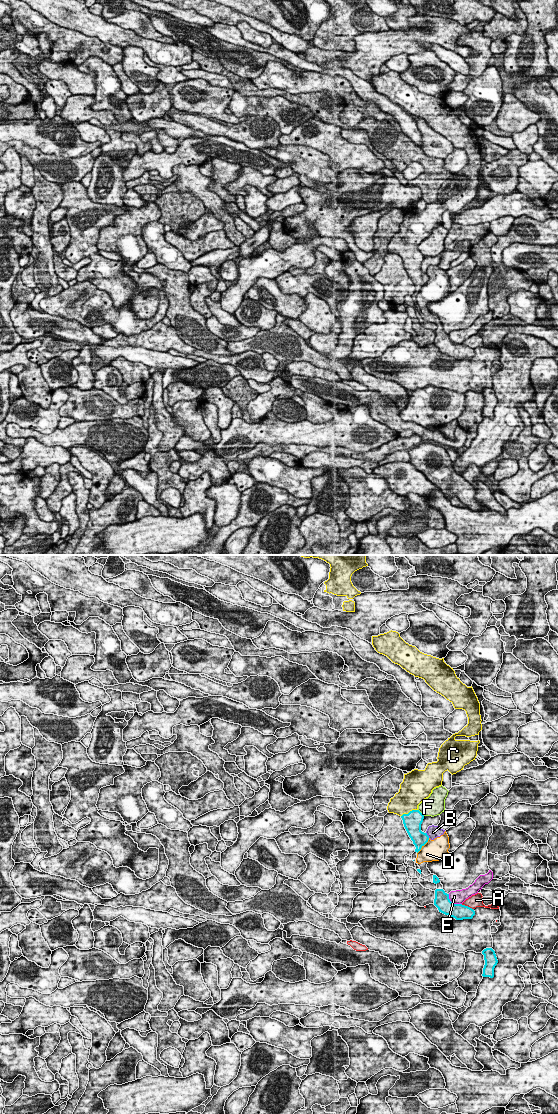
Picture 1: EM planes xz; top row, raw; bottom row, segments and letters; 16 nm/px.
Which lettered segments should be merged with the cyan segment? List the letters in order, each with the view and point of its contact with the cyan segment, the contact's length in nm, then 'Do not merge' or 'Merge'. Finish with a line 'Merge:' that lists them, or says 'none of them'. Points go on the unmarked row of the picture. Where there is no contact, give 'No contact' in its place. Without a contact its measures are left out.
A: Touches cyan at xz (467, 346). Shared border 220 nm. Do not merge
B: Touches cyan at xz (427, 275). Shared border 110 nm. Do not merge
C: Touches cyan at xz (410, 251). Shared border 300 nm. Merge
D: Touches cyan at xz (423, 285). Shared border 320 nm. Do not merge
E: Touches cyan at xz (453, 343). Shared border 280 nm. Do not merge
F: Touches cyan at xz (420, 252). Shared border 150 nm. Do not merge
Merge: C

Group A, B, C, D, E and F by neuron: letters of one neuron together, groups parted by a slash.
A / B D / C / E / F

